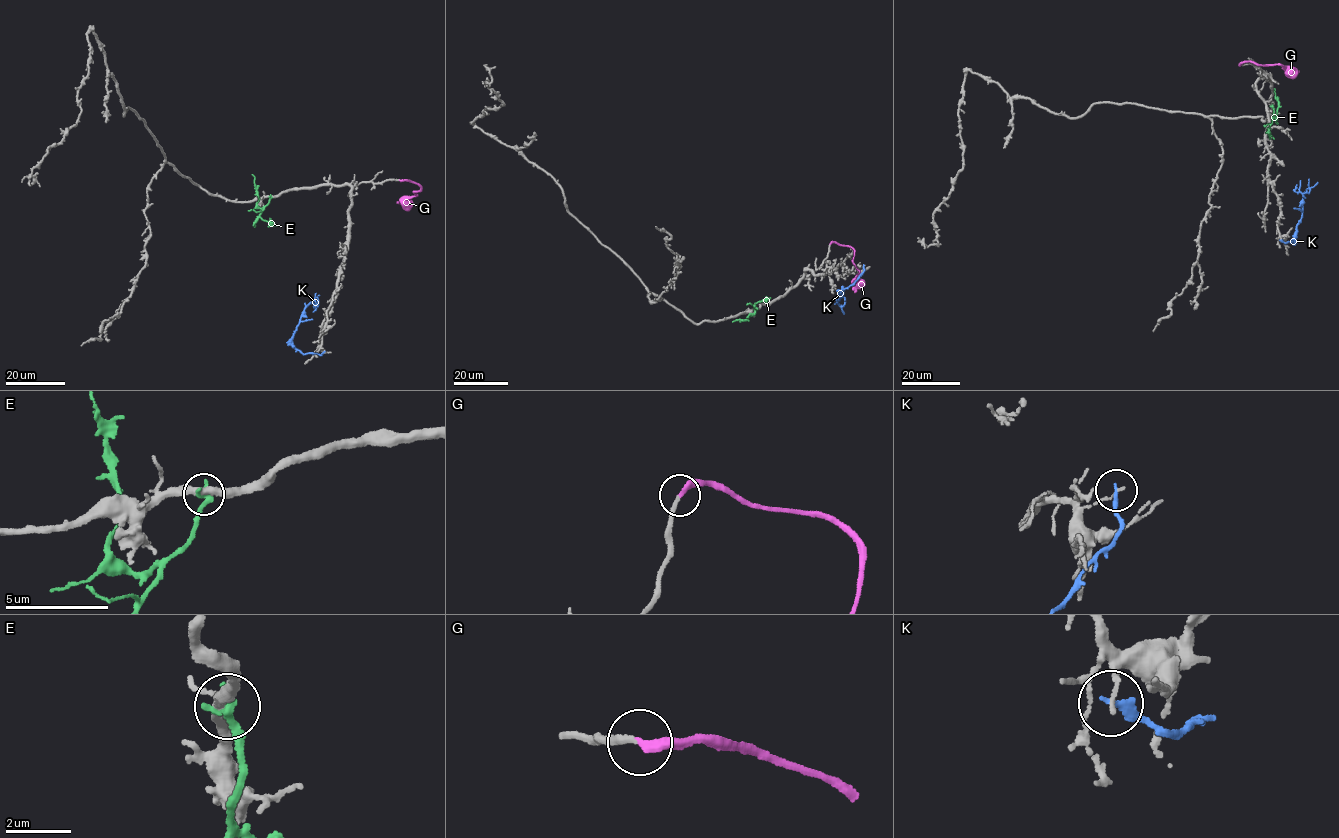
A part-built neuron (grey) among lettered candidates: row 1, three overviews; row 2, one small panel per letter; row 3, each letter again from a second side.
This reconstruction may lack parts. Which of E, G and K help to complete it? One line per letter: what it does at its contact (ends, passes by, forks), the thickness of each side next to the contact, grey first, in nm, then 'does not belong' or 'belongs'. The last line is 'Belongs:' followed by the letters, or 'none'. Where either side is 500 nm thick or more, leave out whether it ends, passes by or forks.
E: it ends; calibres 360 and 360 nm; does not belong
G: it ends; calibres 200 and 320 nm; belongs
K: it ends; calibres 140 and 260 nm; does not belong
Belongs: G

